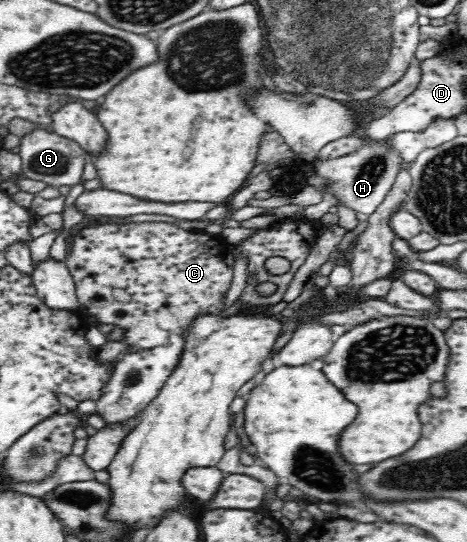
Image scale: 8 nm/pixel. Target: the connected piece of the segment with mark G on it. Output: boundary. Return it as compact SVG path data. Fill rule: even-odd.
M44 129L35 131L19 140L22 157L21 172L28 179L42 180L54 187L74 187L84 182L82 171L86 164L86 151L76 142L56 133L48 133Z

